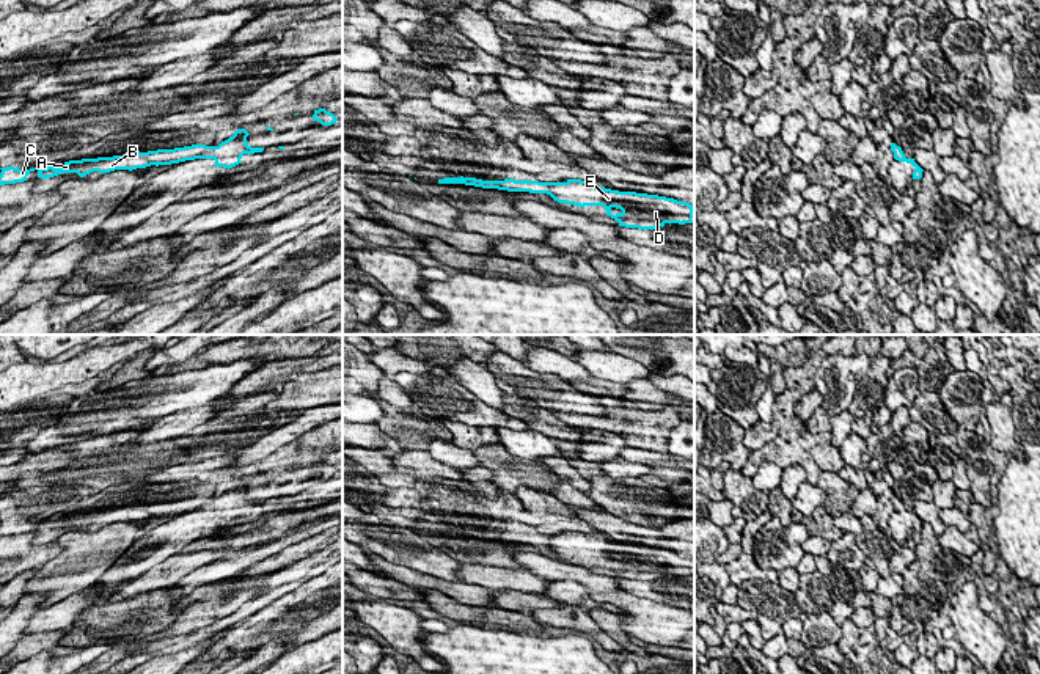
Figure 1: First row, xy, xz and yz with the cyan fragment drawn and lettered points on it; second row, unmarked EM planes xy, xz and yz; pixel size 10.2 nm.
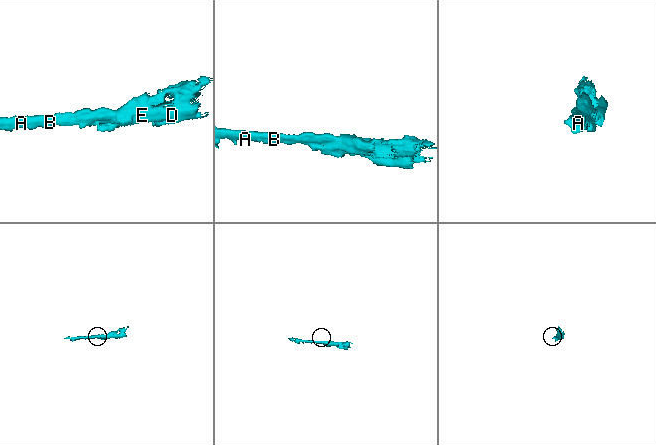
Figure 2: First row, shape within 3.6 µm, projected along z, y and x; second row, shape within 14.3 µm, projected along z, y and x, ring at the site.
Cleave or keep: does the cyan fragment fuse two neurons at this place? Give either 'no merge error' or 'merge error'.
merge error

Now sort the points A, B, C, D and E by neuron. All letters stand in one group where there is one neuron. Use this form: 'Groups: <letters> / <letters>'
Groups: A B C / D E

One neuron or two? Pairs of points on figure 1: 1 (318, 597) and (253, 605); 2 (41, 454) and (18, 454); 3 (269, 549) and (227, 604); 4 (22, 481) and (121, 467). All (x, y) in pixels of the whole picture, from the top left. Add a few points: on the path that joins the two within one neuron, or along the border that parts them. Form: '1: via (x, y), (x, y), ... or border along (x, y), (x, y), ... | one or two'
1: via (302, 604), (269, 605) | one
2: border along (29, 442), (25, 457), (16, 464) | two
3: border along (233, 578), (216, 585), (216, 611), (220, 615) | two
4: via (47, 478), (65, 476), (73, 472), (96, 472) | one

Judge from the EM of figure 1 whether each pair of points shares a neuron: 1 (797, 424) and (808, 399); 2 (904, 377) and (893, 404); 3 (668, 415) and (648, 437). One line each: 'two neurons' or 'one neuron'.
1: two neurons
2: one neuron
3: one neuron

